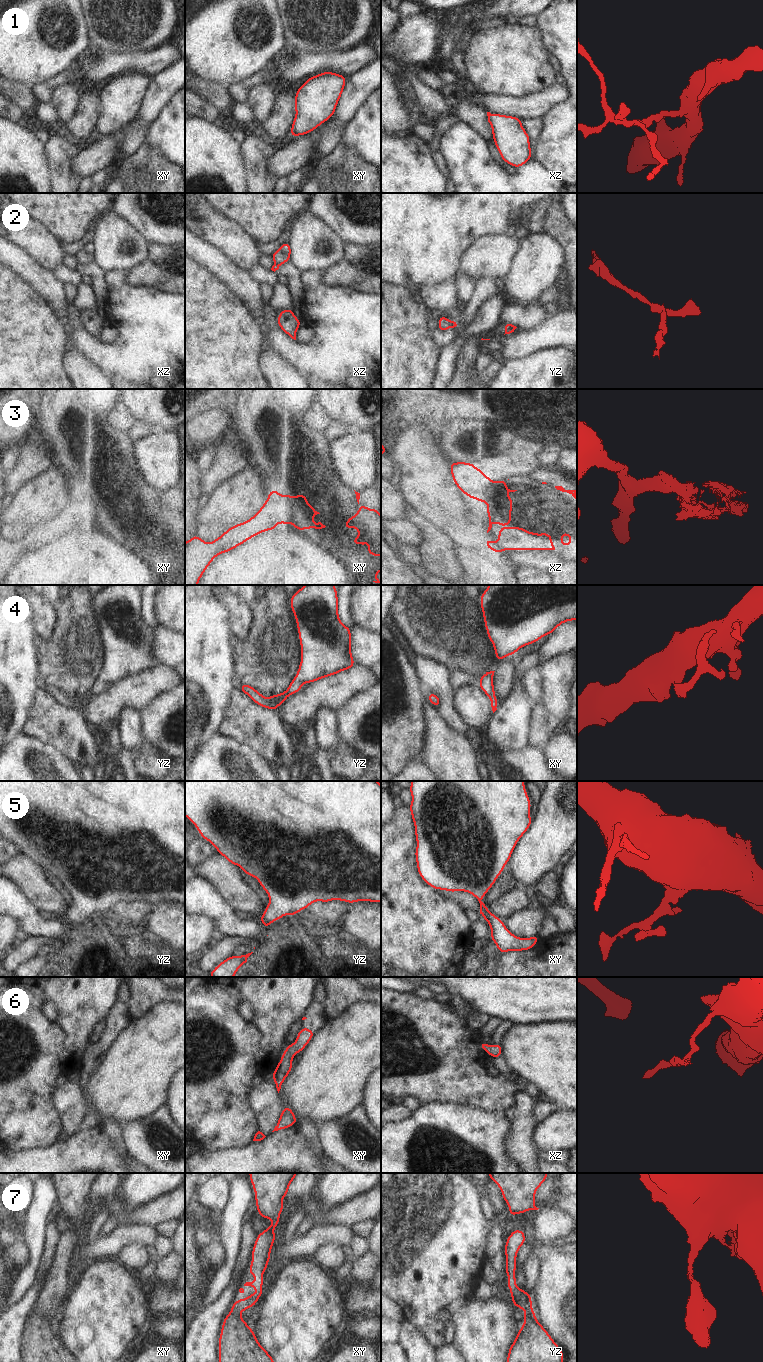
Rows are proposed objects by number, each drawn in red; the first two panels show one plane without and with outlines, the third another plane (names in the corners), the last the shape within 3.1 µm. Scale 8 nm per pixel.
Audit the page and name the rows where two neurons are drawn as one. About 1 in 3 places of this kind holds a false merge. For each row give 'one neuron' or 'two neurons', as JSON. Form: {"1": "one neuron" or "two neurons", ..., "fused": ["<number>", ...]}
{"1": "one neuron", "2": "two neurons", "3": "two neurons", "4": "one neuron", "5": "one neuron", "6": "one neuron", "7": "one neuron", "fused": ["2", "3"]}

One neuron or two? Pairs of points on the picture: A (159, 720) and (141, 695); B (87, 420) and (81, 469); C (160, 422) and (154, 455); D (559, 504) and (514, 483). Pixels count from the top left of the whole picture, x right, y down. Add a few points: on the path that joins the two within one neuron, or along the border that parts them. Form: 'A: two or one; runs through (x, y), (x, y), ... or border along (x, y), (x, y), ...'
A: two; border along (168, 692), (159, 694), (141, 712)
B: one; runs through (82, 432), (82, 457)
C: two; border along (174, 429), (157, 431)
D: one; runs through (548, 504), (535, 504), (525, 494)

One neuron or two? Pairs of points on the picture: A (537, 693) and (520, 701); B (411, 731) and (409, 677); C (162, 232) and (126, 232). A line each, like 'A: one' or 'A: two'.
A: two
B: one
C: two

